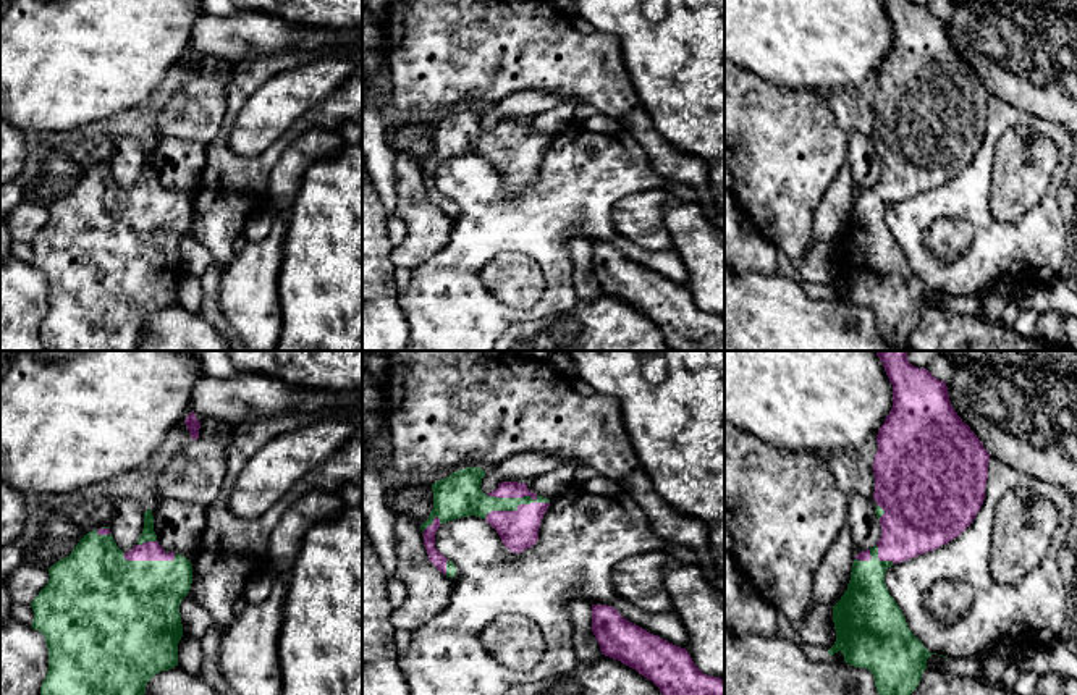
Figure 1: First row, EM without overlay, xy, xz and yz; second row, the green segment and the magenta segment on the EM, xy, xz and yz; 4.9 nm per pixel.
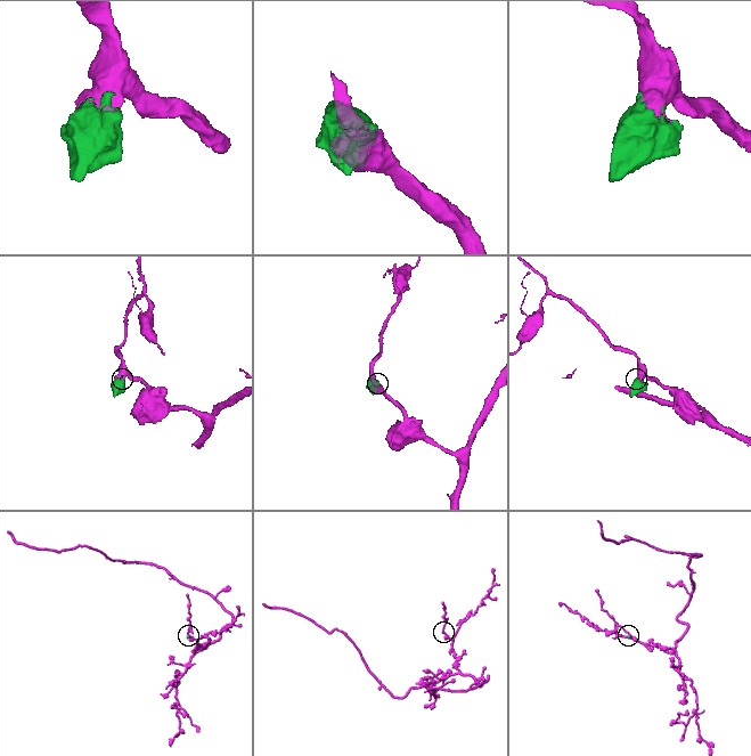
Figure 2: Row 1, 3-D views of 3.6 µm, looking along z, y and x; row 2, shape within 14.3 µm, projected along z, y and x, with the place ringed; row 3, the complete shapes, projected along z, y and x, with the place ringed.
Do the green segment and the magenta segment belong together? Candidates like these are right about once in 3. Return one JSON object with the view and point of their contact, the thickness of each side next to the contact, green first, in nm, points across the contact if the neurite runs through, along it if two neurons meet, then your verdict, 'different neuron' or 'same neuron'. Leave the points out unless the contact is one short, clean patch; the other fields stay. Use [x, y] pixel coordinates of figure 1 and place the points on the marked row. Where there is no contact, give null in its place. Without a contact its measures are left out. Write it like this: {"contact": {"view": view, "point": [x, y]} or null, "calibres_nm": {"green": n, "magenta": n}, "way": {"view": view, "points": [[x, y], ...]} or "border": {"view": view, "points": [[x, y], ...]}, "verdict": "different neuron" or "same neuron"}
{"contact": {"view": "xz", "point": [516, 508]}, "calibres_nm": {"green": 160, "magenta": 190}, "verdict": "same neuron"}

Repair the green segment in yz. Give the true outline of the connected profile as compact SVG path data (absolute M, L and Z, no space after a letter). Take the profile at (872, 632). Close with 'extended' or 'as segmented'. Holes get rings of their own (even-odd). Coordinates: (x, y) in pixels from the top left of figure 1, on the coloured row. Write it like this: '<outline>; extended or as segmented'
M907 351L875 352L893 385L893 407L878 430L873 459L873 499L881 538L854 559L847 590L833 606L836 642L828 653L841 651L844 663L868 669L878 695L910 695L920 684L927 659L936 653L930 653L907 627L886 588L885 574L893 564L949 543L972 524L985 499L990 454L951 406L946 381L914 367Z; extended

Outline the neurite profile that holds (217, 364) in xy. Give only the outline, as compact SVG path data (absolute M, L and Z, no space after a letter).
M194 351L205 375L220 380L230 380L236 377L239 372L231 364L226 351Z

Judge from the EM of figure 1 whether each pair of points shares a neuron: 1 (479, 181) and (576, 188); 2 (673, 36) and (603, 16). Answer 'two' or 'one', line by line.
1: one
2: one

